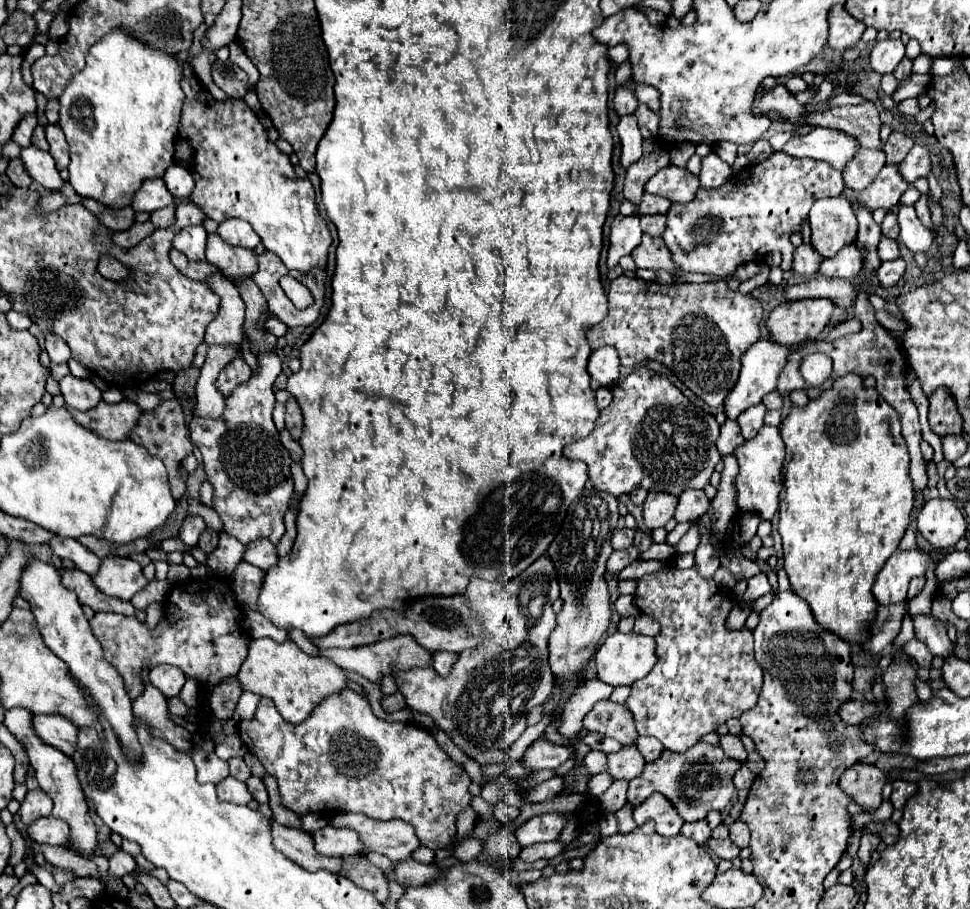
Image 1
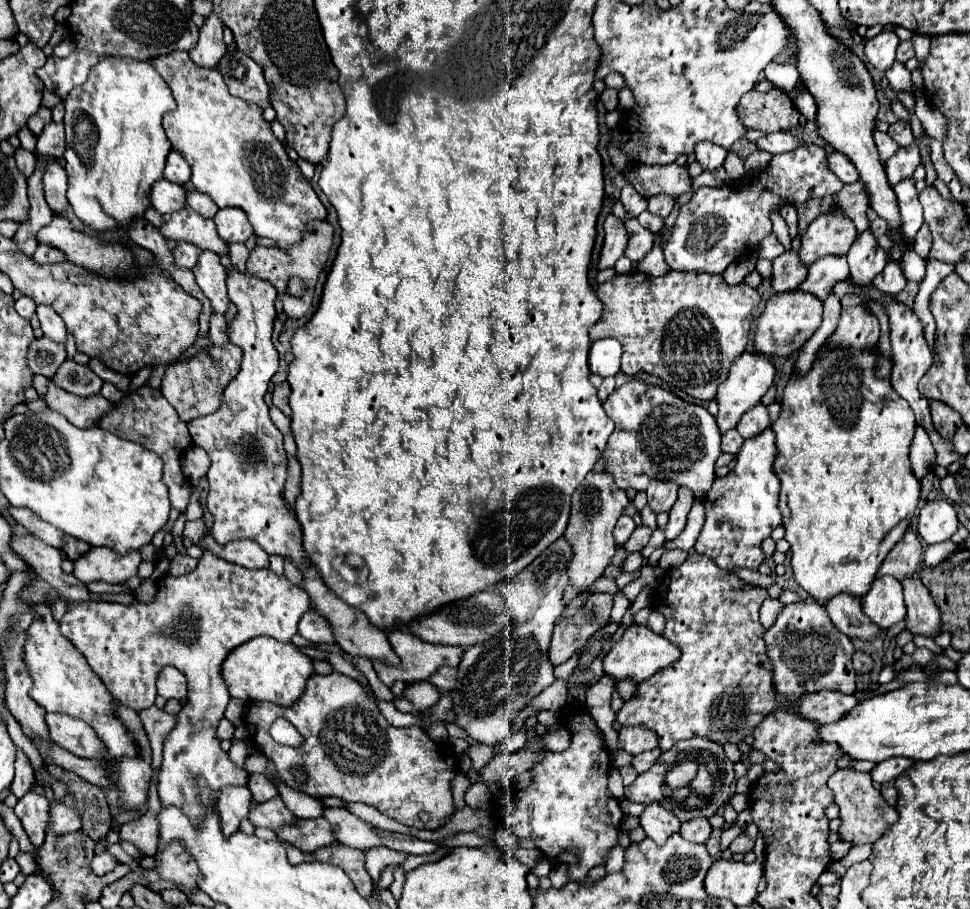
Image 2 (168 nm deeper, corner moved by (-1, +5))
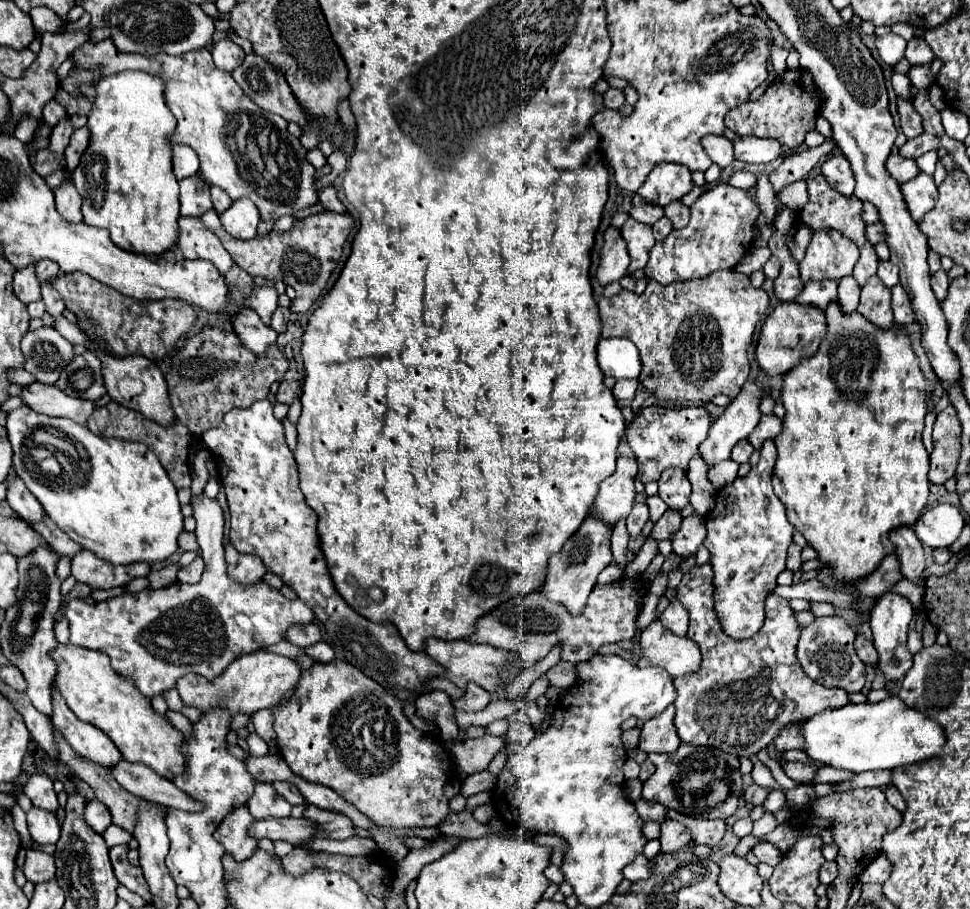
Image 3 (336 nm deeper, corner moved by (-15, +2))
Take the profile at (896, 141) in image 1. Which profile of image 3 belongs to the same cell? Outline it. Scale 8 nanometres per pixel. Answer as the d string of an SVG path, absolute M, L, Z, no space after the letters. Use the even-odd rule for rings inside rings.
M899 99L897 101L899 105L899 117L901 117L901 129L905 133L907 139L913 139L917 135L923 133L923 127L921 127L921 117L915 113L913 105L905 99Z

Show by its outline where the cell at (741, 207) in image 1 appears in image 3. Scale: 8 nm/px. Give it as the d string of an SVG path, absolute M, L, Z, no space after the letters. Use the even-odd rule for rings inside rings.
M729 183L711 185L691 205L689 225L685 229L671 231L671 235L655 243L651 249L651 259L645 267L645 275L659 283L673 283L707 277L719 269L733 269L753 245L751 239L755 237L757 217L759 209L755 203L751 203L747 191L731 187Z

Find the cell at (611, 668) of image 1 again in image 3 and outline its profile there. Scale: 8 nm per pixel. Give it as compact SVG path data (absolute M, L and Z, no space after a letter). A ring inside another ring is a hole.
M653 621L641 631L641 659L637 667L663 667L671 677L693 673L701 665L699 647L687 639L677 637L659 621Z

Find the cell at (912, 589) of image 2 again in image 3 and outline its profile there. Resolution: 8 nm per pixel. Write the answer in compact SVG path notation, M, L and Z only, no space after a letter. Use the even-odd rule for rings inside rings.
M899 529L891 533L891 541L897 547L897 557L901 563L901 573L905 579L923 585L923 569L925 569L925 557L923 557L923 545L915 537L913 529Z

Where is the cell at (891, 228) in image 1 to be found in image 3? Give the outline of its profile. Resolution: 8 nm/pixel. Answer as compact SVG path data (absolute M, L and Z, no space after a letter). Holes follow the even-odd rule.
M873 223L873 225L867 225L867 239L871 239L871 243L873 245L877 245L877 243L881 243L881 241L885 241L885 227L883 227L883 223Z

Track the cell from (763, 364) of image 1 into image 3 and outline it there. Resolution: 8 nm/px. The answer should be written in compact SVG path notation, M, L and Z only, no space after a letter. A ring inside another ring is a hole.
M747 379L739 395L725 407L725 413L715 419L707 439L703 441L701 455L709 465L729 459L737 441L745 439L761 419L759 403L763 399L763 387L757 381Z

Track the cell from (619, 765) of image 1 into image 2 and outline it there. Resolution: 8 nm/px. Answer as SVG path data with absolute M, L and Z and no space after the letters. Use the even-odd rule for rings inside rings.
M623 726L619 730L619 748L637 756L645 750L659 748L657 734L645 726Z

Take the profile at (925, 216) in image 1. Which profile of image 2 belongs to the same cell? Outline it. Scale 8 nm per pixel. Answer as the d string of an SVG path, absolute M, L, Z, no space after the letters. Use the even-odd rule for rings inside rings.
M923 226L917 236L915 236L915 242L913 242L913 250L923 258L927 260L927 254L929 254L929 248L931 248L931 232L927 226Z

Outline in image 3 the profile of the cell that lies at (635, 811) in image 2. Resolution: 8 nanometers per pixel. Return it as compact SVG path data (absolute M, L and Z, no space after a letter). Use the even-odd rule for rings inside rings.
M671 808L667 809L666 819L681 821L691 831L691 837L697 845L715 847L725 835L725 821L721 821L721 819L715 819L715 821L711 821L711 819L691 819L691 817Z

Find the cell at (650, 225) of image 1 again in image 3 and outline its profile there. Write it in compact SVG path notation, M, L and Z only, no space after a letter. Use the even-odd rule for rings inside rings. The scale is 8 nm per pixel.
M661 217L661 219L653 225L653 235L655 235L657 241L663 239L665 235L669 235L671 231L673 231L673 225L671 225L671 221L669 221L667 217Z

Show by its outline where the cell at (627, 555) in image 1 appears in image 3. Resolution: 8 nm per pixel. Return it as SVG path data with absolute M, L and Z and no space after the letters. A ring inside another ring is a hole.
M667 509L665 515L655 523L653 531L651 531L651 537L655 541L665 541L665 539L671 539L675 535L675 531L679 529L679 523L681 523L681 517L677 511L671 511Z

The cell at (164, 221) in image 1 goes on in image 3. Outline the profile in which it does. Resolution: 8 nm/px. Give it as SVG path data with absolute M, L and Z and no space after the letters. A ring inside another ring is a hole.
M213 209L207 211L205 215L201 215L201 223L219 237L221 245L231 253L233 261L243 271L247 271L251 277L265 277L269 281L283 281L285 285L291 285L297 291L297 297L291 301L291 313L307 313L311 309L311 305L317 301L317 297L325 289L325 283L327 283L331 271L335 269L335 265L341 257L343 243L347 241L349 233L353 229L351 215L347 215L347 213L341 215L341 213L331 213L331 211L309 215L301 221L297 221L297 225L283 235L271 231L265 237L255 237L249 241L233 239L223 229L219 215Z

